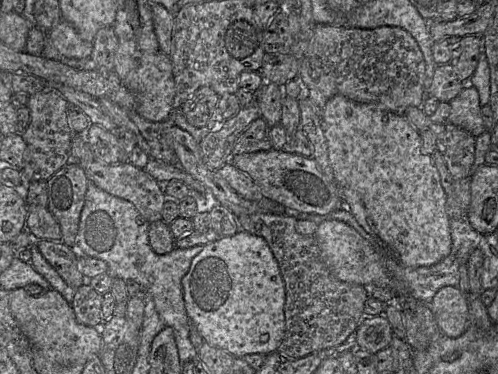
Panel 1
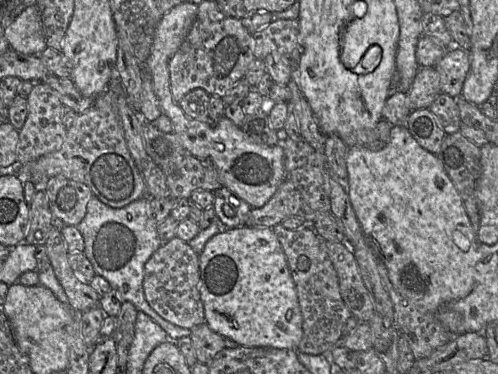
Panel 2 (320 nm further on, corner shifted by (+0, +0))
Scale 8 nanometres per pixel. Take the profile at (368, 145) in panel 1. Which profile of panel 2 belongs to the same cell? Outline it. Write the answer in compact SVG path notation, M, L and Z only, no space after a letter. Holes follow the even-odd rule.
M401 123L394 125L391 128L389 142L380 150L371 150L361 146L350 147L347 153L346 163L349 181L349 198L356 217L368 243L375 252L379 253L381 260L385 263L385 266L388 269L389 279L398 293L418 308L422 308L433 313L436 313L445 303L460 300L468 296L474 287L475 266L479 260L478 244L481 242L477 239L477 236L473 231L470 219L457 189L444 170L443 165L437 156L421 147L415 138L410 134L406 125ZM455 233L463 233L469 239L471 242L471 247L468 251L462 251L455 244L453 239Z

